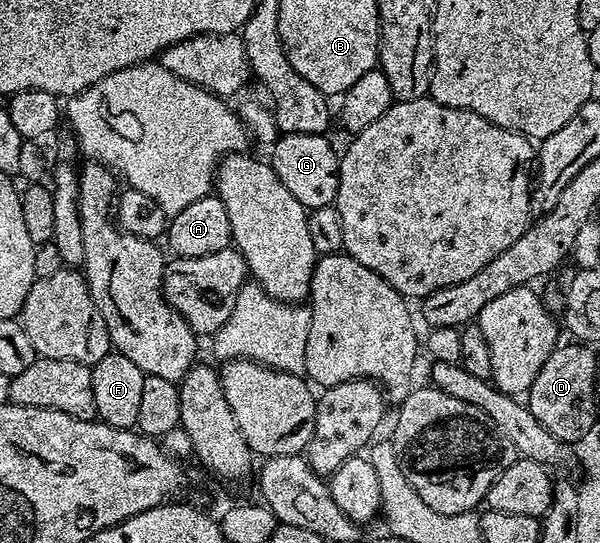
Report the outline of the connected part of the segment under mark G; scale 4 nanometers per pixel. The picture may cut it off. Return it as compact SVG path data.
M286 133L277 138L270 164L286 191L309 211L333 204L338 195L341 154L338 149L336 153L335 147L327 141L329 138L323 133Z

